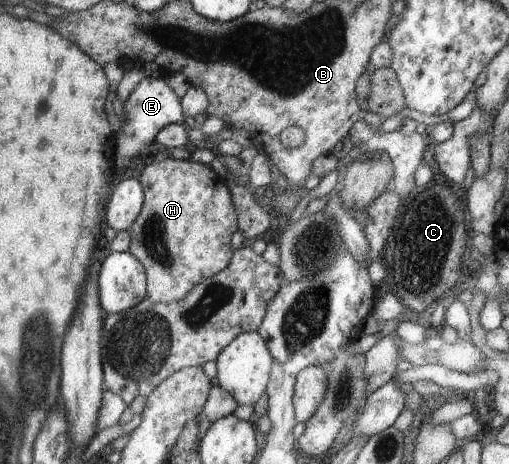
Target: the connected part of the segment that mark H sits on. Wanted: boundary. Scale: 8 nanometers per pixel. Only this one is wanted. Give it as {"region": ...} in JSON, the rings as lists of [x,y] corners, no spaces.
{"region":[[[168,159],[152,161],[138,176],[143,188],[143,202],[134,222],[127,228],[130,246],[128,252],[144,267],[145,294],[152,302],[170,304],[180,300],[198,282],[206,280],[222,268],[226,268],[235,250],[230,248],[230,237],[237,228],[236,214],[225,181],[214,173],[209,165],[192,160]]]}

